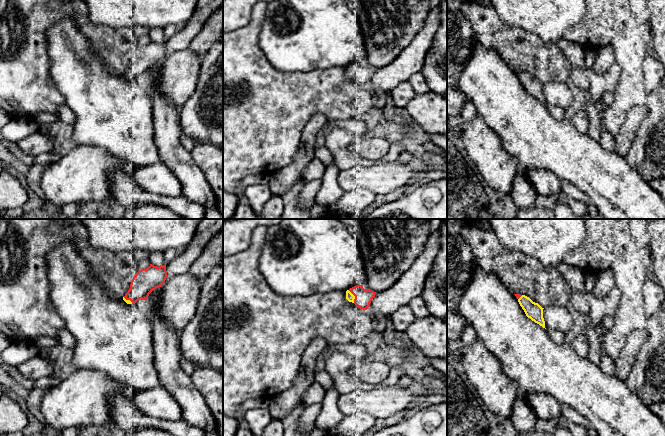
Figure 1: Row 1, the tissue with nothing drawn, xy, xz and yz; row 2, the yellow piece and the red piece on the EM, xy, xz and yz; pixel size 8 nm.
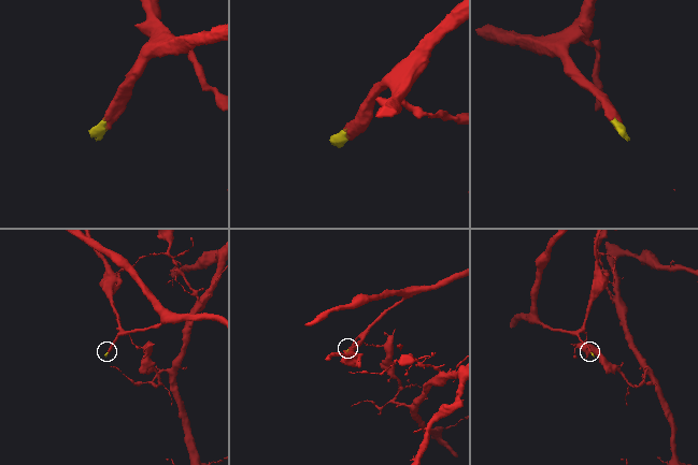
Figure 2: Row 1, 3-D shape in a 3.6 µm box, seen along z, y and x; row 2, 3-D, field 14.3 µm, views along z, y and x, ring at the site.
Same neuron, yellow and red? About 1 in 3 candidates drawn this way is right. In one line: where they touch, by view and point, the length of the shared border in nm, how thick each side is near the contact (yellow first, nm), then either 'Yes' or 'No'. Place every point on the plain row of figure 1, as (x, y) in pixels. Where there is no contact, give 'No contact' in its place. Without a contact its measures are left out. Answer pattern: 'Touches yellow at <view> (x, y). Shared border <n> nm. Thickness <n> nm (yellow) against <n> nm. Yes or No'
Touches yellow at xz (354, 72). Shared border 120 nm. Thickness 70 nm (yellow) against 140 nm. Yes

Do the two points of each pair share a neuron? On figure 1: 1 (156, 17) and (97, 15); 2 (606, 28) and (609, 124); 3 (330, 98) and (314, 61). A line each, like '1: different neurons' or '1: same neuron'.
1: same neuron
2: different neurons
3: different neurons

